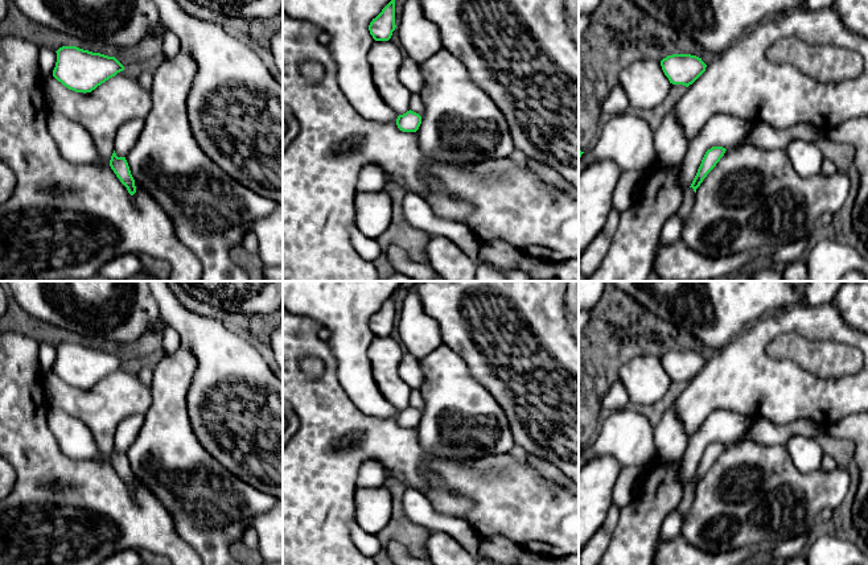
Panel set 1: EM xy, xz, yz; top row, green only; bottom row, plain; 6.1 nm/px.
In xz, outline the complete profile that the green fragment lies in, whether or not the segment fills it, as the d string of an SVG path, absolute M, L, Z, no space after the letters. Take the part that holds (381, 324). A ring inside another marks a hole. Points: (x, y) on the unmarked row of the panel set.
M395 293L373 314L369 321L370 330L375 337L388 337L395 326Z

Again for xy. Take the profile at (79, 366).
M62 342L55 349L57 358L53 372L75 388L91 388L124 366L124 362L115 352L77 342Z

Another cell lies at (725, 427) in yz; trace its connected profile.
M720 409L709 415L688 440L686 453L680 461L679 482L683 486L691 482L708 445L712 442L731 445L742 438L752 424L753 418L731 411Z

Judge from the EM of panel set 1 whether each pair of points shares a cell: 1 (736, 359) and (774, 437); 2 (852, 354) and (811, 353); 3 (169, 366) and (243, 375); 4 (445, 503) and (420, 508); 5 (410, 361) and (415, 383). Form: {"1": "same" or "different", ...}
{"1": "different", "2": "same", "3": "different", "4": "different", "5": "same"}

